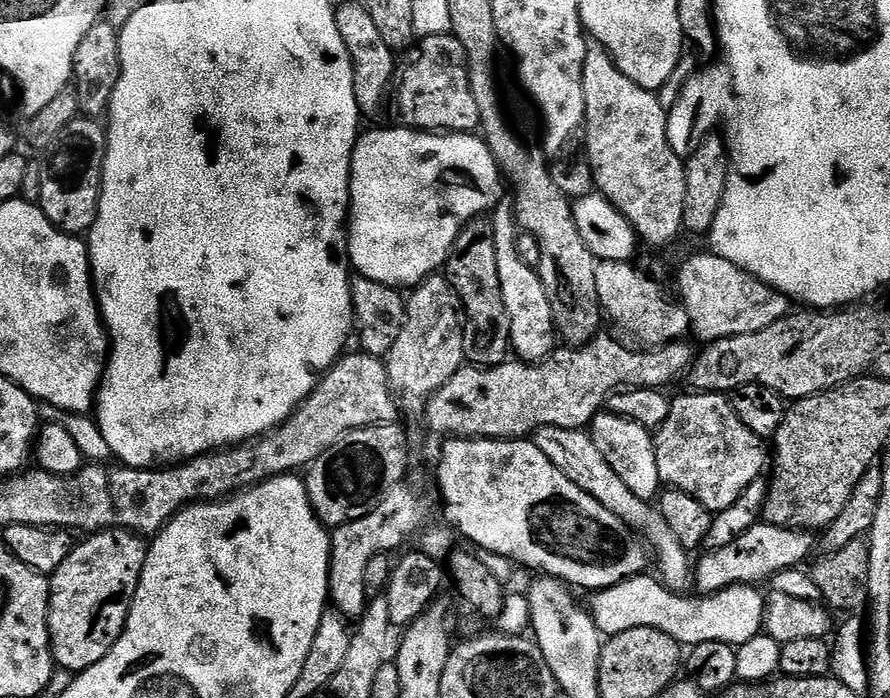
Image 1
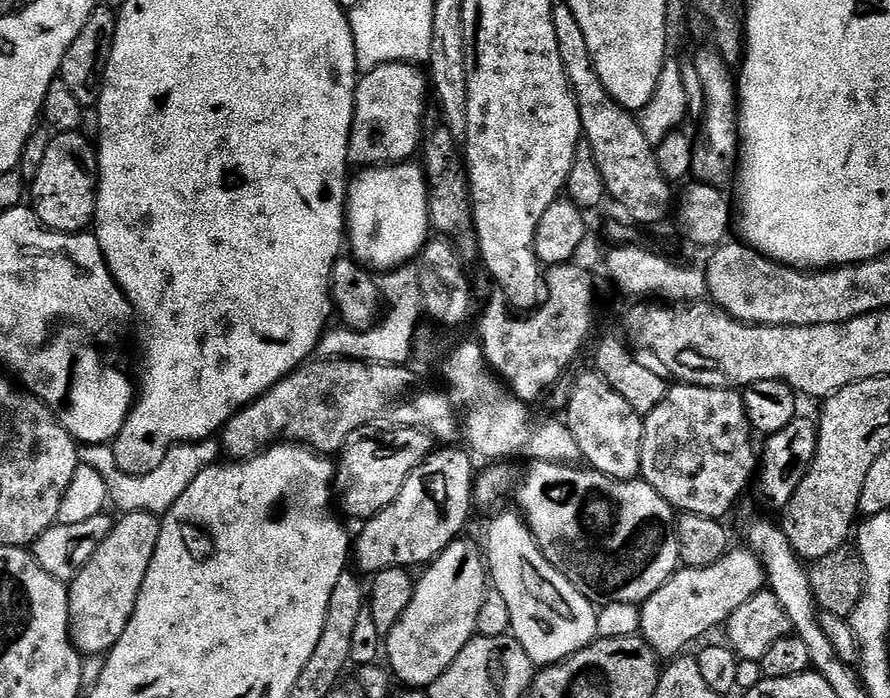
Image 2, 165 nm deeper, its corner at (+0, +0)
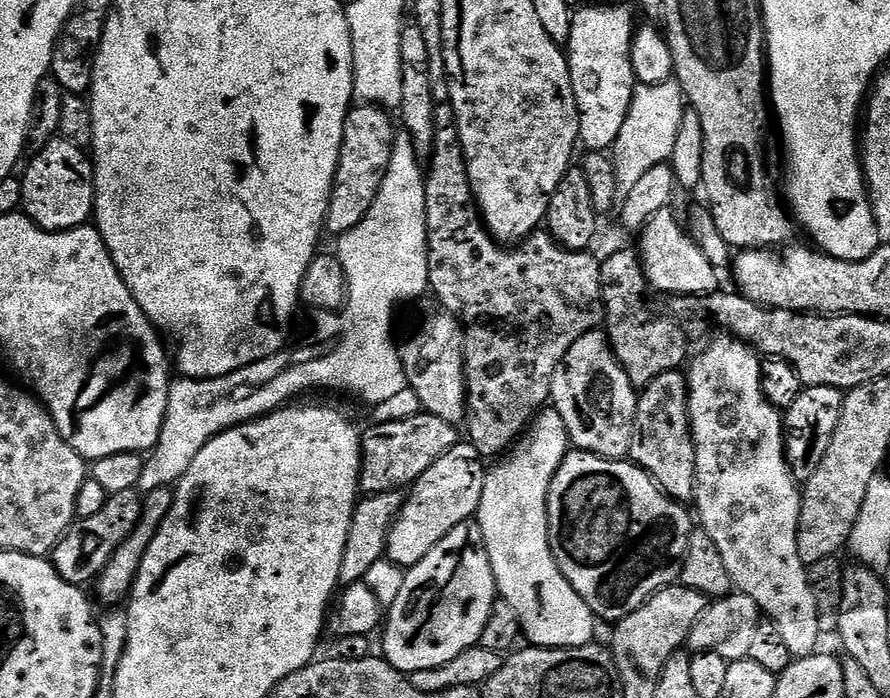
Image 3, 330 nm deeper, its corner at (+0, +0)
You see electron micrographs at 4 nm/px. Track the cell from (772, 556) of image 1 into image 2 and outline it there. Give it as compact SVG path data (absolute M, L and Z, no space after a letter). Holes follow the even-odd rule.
M733 547L714 566L701 568L681 567L650 598L639 605L639 635L644 637L657 656L675 658L685 651L687 644L703 641L711 628L727 625L728 619L754 594L765 591L766 577L762 562L752 553L751 548Z

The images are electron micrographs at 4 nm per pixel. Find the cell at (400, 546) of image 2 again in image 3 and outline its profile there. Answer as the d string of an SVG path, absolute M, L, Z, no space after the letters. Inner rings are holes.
M461 442L446 450L446 454L442 454L442 458L438 458L438 462L410 486L402 510L390 530L387 559L399 568L410 569L422 562L422 558L426 558L426 554L430 554L454 526L473 519L482 502L485 475L485 457L470 442Z

